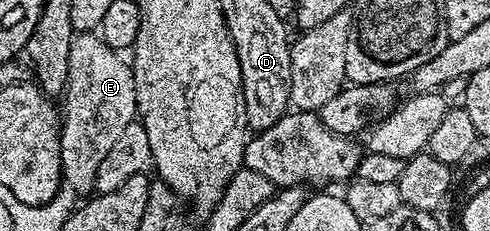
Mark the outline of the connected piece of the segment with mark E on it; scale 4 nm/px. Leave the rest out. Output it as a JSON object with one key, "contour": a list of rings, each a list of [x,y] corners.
{"contour":[[[95,32],[76,33],[71,41],[63,106],[61,102],[59,143],[63,182],[72,186],[79,196],[90,195],[95,190],[97,170],[105,156],[109,156],[113,144],[121,140],[121,132],[125,132],[125,128],[137,118],[133,72],[123,58],[120,51],[109,48],[109,44],[105,44]]]}

